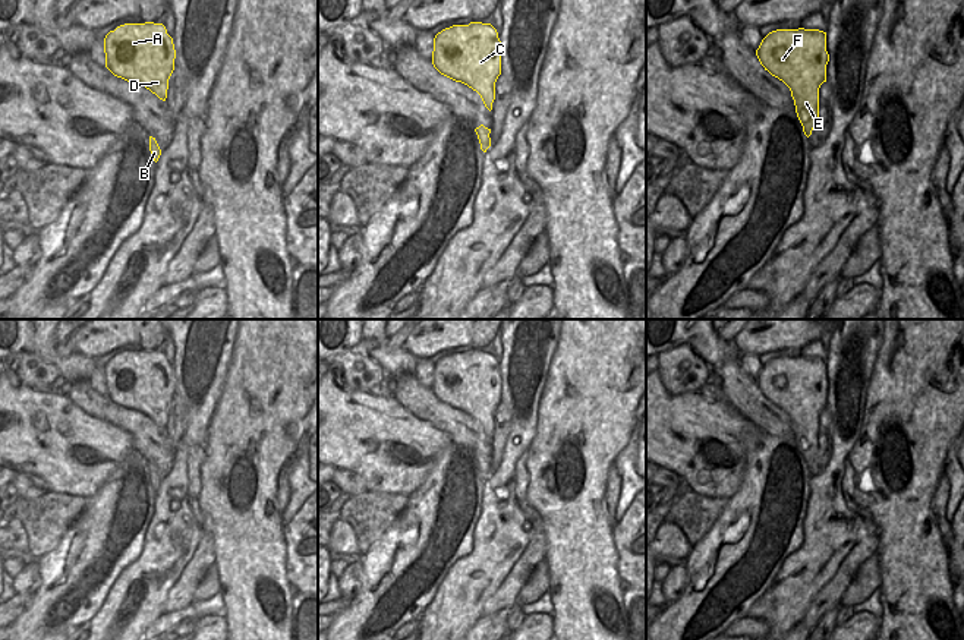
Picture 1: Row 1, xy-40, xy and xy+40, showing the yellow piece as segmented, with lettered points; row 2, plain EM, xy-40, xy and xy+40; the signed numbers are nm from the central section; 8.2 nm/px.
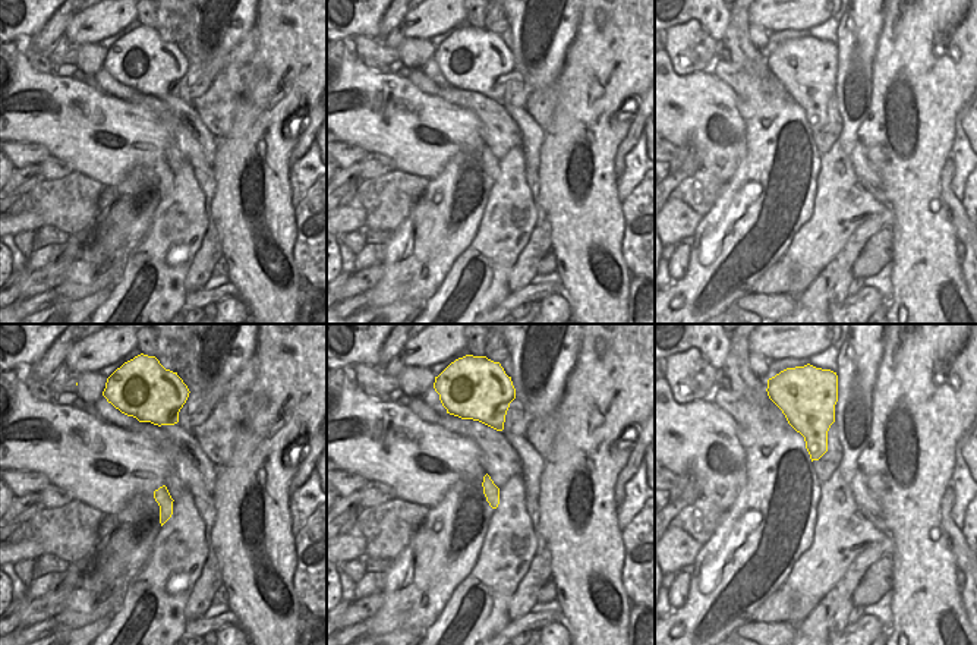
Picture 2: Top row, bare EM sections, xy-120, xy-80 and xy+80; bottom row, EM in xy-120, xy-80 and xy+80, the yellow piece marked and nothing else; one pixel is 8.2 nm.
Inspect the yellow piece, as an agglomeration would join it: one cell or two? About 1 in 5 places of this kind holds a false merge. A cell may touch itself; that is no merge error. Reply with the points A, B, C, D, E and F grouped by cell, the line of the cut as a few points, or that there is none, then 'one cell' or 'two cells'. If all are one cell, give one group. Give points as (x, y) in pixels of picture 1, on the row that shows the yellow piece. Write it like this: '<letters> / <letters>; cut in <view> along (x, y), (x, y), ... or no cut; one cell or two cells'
A B C D E F; no cut; one cell

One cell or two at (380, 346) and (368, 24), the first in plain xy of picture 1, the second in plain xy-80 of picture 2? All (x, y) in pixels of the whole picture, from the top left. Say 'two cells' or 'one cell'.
one cell

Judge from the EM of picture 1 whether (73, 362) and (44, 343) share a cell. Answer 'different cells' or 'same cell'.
same cell

